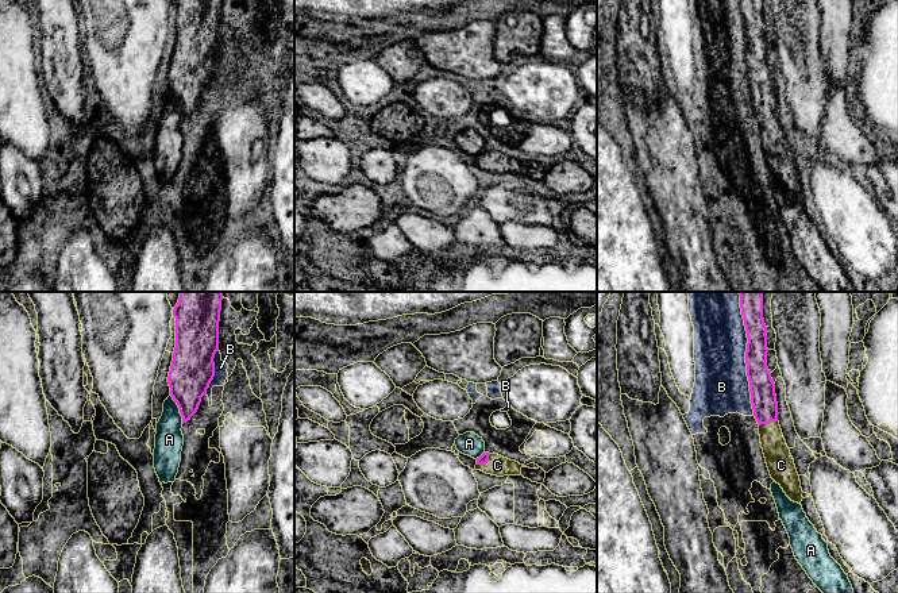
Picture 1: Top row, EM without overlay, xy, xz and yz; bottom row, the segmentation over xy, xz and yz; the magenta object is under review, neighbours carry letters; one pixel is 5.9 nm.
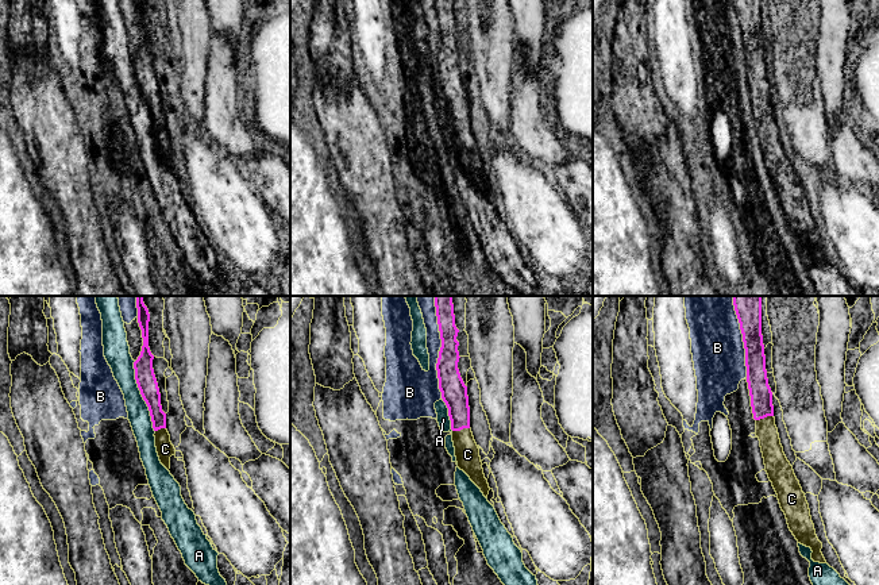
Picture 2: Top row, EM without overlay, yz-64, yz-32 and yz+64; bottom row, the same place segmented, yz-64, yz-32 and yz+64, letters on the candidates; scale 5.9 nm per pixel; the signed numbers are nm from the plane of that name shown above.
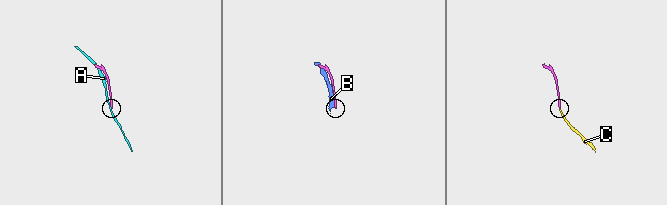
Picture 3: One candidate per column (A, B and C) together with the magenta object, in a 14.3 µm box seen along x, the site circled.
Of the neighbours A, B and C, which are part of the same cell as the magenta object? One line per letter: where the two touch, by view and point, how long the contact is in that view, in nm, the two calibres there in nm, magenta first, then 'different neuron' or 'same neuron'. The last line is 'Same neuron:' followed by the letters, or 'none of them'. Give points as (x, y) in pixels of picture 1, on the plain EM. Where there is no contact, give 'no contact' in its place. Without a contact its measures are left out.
A: xy (180, 107) | 190 nm | 260/170 nm | different neuron
B: yz (746, 56) | 650 nm | 150/320 nm | different neuron
C: xz (485, 160) | 110 nm | 60/120 nm | same neuron
Same neuron: C

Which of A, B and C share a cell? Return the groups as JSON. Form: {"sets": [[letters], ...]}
{"sets": [["A"], ["B"], ["C"]]}

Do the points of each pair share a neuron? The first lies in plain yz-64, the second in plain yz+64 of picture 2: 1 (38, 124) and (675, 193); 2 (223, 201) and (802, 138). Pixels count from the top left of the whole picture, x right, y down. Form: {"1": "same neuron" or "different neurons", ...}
{"1": "same neuron", "2": "different neurons"}

